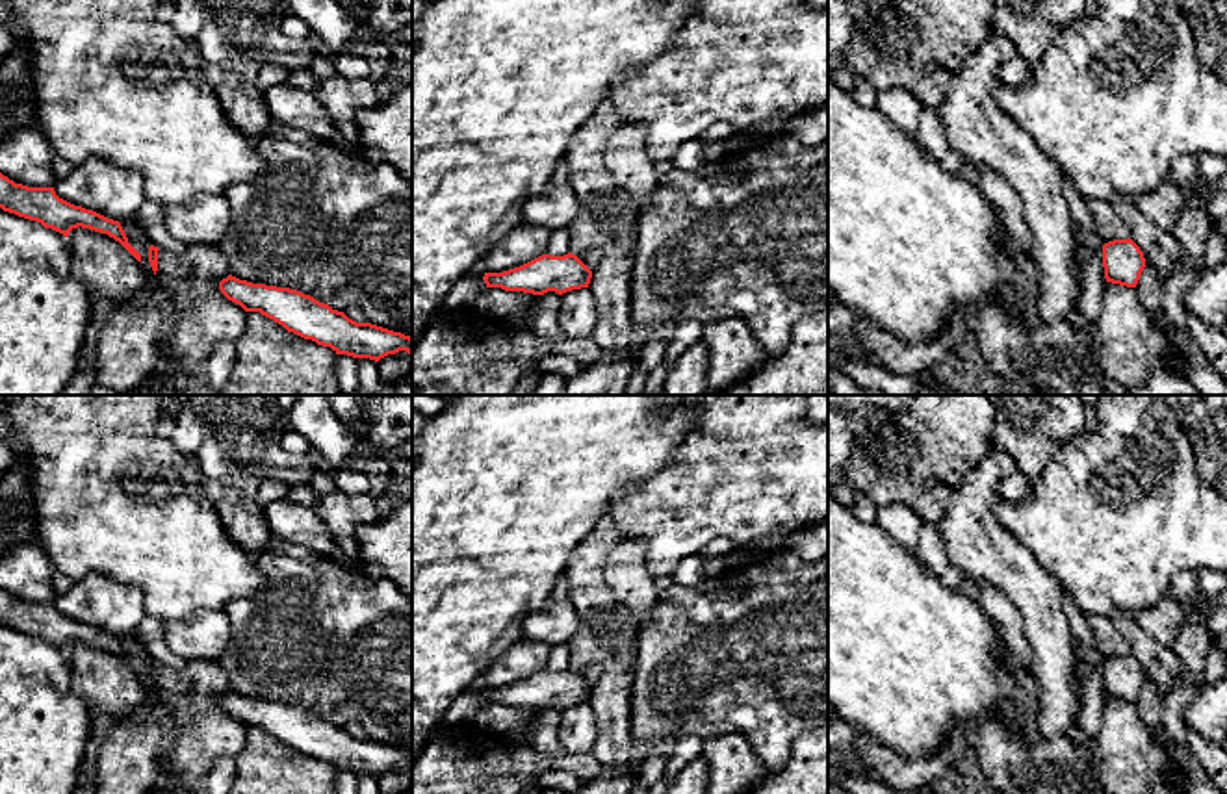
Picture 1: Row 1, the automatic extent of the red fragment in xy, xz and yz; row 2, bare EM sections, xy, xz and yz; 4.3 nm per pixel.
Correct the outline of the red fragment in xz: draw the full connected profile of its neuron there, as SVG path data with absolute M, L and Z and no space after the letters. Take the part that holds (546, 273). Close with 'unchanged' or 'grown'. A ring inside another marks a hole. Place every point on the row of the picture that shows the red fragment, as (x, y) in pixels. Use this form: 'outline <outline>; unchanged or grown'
outline M572 252L564 256L542 254L520 267L503 273L484 273L486 288L501 288L505 291L523 291L544 295L555 291L559 295L588 288L592 271Z; unchanged

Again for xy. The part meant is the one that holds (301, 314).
outline M232 275L219 282L219 289L245 312L260 312L288 332L330 347L336 354L375 362L399 351L412 356L410 336L371 323L356 323L297 289L252 284Z; unchanged

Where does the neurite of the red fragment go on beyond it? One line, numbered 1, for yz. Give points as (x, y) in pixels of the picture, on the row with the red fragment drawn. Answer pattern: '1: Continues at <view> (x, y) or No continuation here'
1: No continuation here

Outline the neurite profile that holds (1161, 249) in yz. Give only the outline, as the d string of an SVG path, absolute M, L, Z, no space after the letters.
M1114 193L1108 202L1127 224L1130 239L1143 252L1145 263L1155 267L1166 282L1175 276L1182 269L1181 256L1184 252L1177 237L1142 213L1134 198Z

